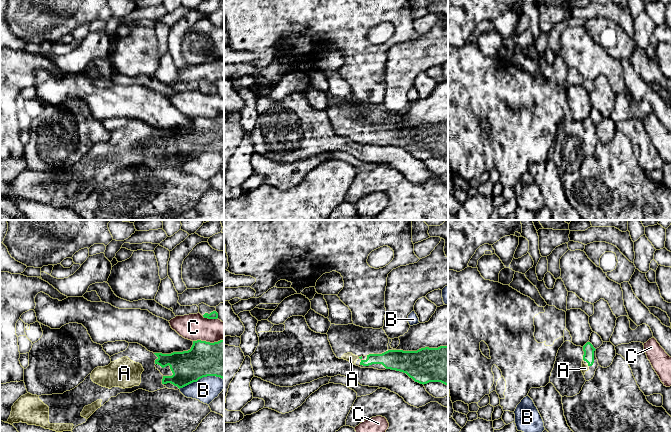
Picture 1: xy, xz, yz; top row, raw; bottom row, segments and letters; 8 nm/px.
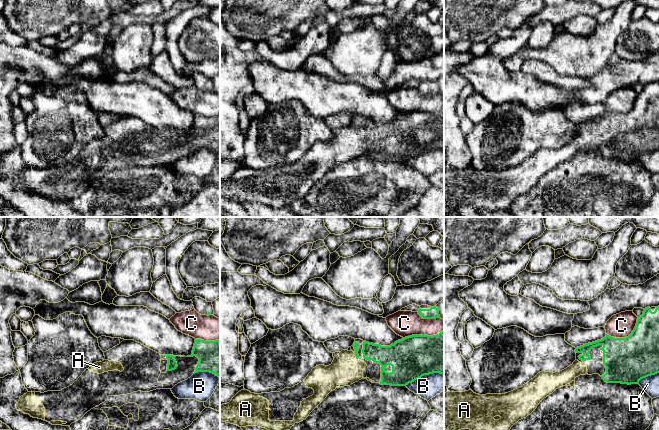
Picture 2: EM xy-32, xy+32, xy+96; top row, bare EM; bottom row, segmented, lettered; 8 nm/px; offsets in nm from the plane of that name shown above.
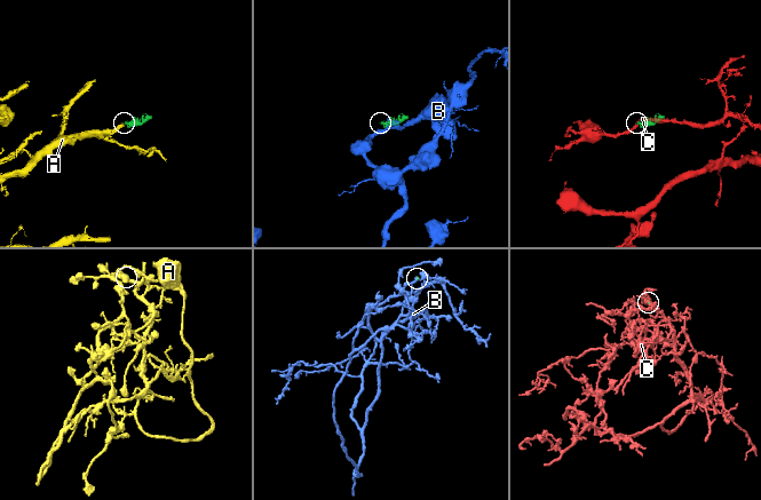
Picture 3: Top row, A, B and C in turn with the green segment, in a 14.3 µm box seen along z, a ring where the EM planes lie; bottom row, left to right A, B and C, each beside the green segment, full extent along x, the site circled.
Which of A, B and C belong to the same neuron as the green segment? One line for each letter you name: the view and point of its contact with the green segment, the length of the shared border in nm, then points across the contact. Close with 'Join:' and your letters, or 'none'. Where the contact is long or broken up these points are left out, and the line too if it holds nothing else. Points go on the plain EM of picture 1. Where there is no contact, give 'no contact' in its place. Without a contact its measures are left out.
A: no contact
Join: A

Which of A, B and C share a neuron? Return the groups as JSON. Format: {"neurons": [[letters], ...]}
{"neurons": [["A"], ["B"], ["C"]]}

